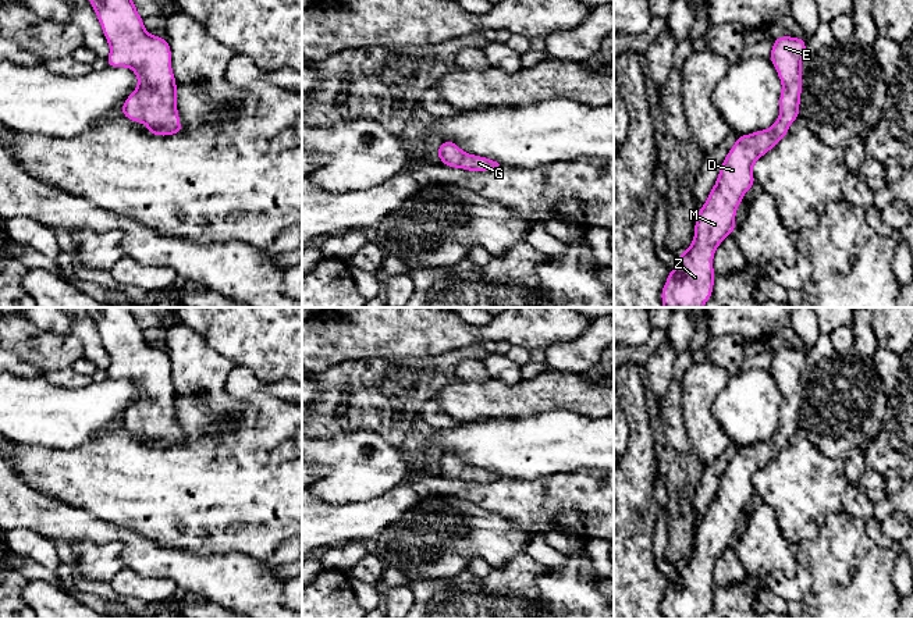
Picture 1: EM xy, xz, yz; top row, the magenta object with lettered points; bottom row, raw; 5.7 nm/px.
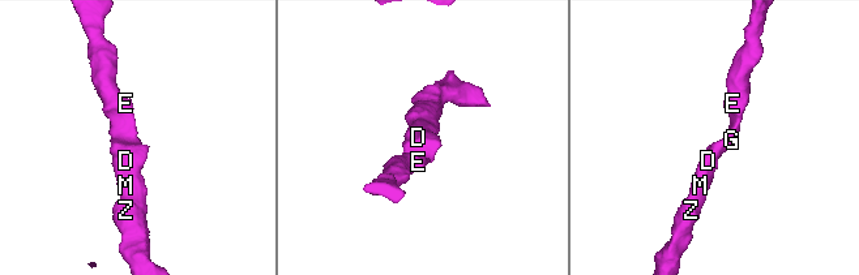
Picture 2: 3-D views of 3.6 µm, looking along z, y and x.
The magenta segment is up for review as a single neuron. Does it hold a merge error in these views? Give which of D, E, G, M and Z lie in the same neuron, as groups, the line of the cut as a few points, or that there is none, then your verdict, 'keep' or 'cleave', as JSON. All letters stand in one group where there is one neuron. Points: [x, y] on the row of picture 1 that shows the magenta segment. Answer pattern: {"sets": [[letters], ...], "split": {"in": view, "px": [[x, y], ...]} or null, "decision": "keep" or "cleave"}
{"sets": [["D", "E", "G", "M", "Z"]], "split": null, "decision": "keep"}

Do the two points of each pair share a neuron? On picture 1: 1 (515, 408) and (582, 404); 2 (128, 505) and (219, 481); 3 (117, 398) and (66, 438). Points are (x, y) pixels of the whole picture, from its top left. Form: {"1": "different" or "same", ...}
{"1": "same", "2": "same", "3": "same"}

